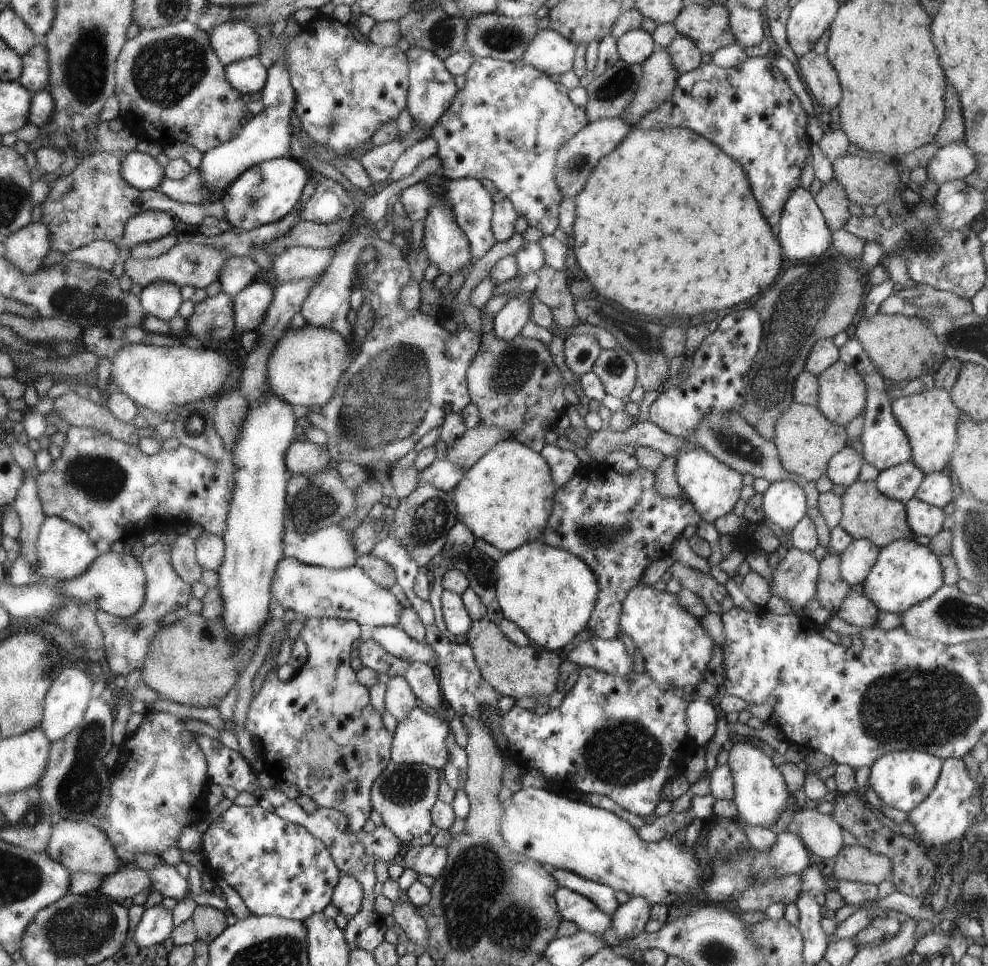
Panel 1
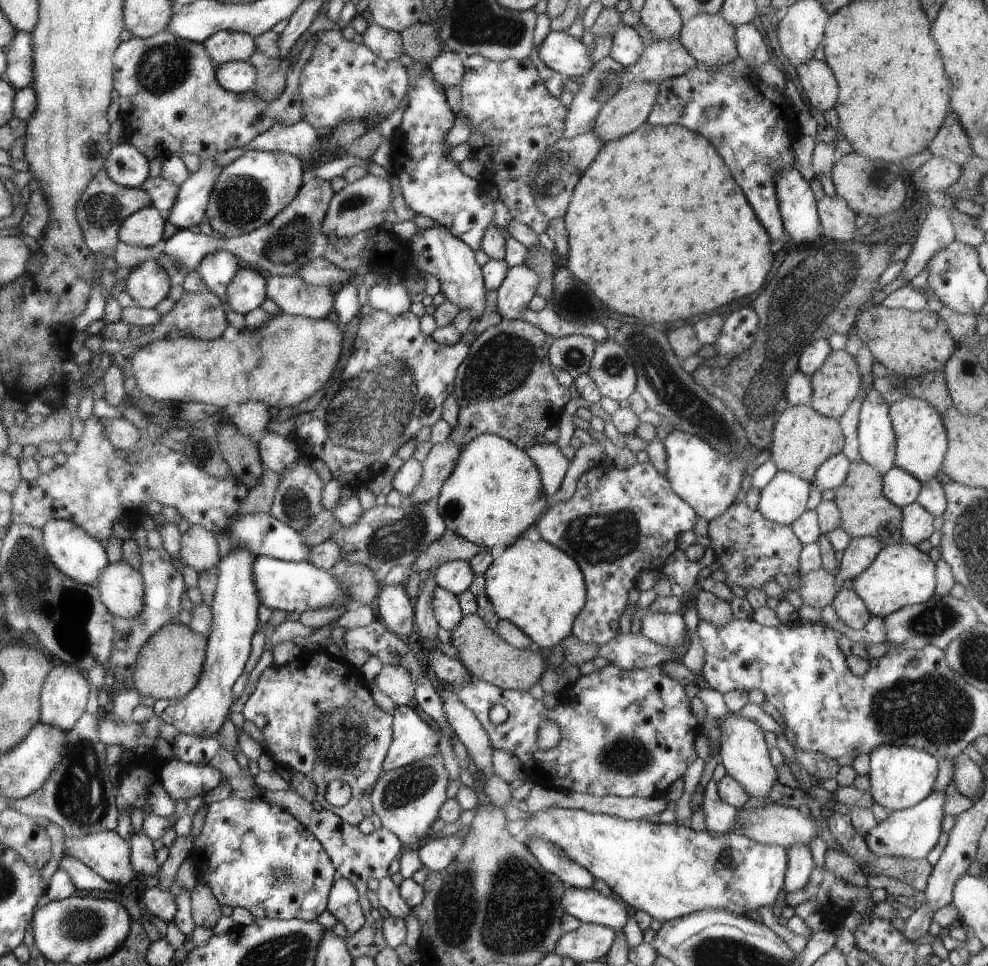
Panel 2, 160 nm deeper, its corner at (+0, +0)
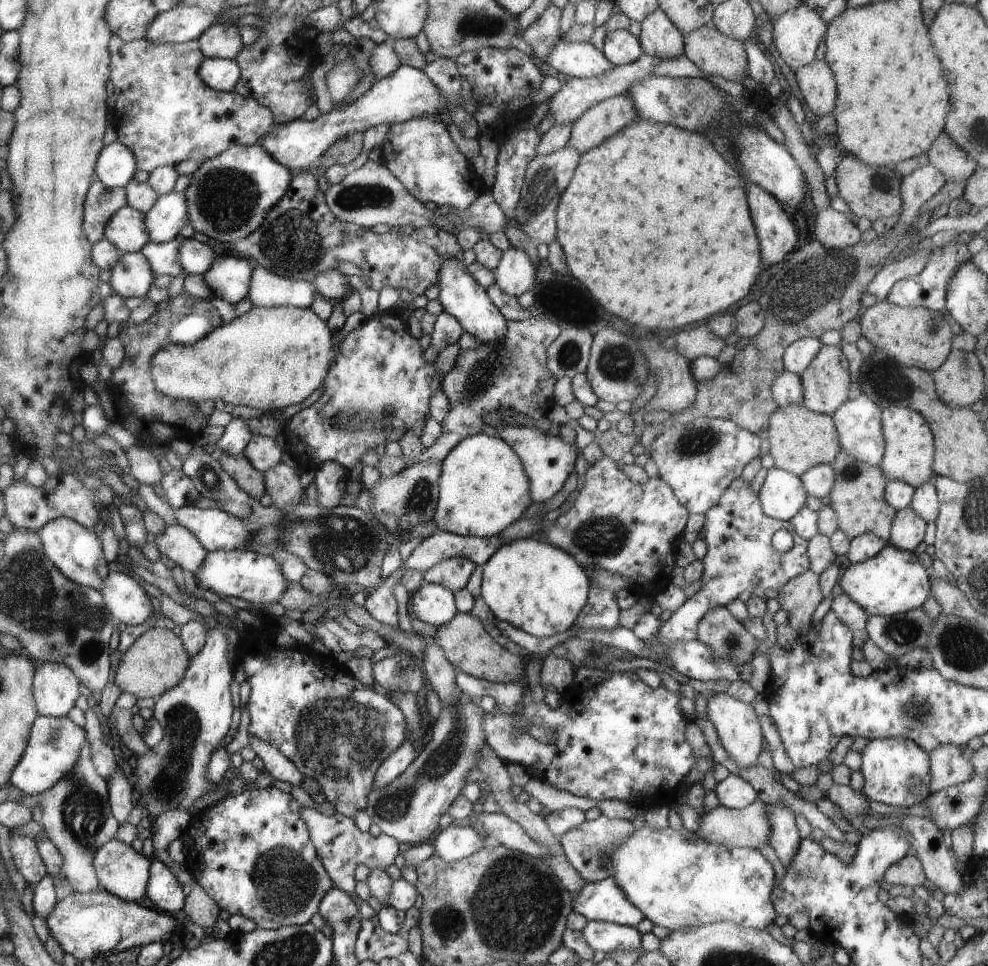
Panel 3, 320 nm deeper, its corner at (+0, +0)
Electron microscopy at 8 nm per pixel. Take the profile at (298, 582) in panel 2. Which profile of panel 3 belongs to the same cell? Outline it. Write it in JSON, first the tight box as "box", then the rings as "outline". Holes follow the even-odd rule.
{"box":[193,549,292,603],"outline":[[[244,549],[209,551],[200,568],[193,574],[196,586],[221,597],[234,596],[251,603],[272,603],[292,583],[282,574],[281,566],[270,555],[259,555]]]}

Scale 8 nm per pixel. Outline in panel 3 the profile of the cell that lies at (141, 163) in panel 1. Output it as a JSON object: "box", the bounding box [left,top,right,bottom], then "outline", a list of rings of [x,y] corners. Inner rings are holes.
{"box":[96,140,137,187],"outline":[[[116,140],[98,155],[96,180],[107,187],[125,187],[136,169],[137,162],[131,150]]]}

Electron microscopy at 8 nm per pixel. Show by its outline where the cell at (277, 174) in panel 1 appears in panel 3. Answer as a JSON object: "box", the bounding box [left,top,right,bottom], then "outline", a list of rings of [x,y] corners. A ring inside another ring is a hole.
{"box":[184,144,292,244],"outline":[[[258,144],[230,146],[216,157],[203,161],[193,172],[193,179],[184,191],[188,201],[188,224],[190,223],[195,233],[200,232],[200,234],[204,234],[212,240],[224,242],[224,244],[236,243],[236,240],[248,237],[249,234],[262,228],[269,210],[278,206],[281,198],[289,192],[292,174],[288,172],[288,169]]]}

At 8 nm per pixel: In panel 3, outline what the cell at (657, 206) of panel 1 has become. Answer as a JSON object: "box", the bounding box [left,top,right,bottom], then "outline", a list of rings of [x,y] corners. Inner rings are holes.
{"box":[556,117,763,333],"outline":[[[640,117],[634,118],[620,132],[604,139],[602,144],[587,150],[579,160],[573,177],[563,190],[556,209],[556,240],[563,248],[569,274],[581,282],[606,312],[628,320],[630,324],[648,328],[654,333],[660,330],[674,330],[684,326],[702,324],[718,313],[730,311],[744,298],[763,269],[759,242],[752,226],[751,212],[745,182],[741,174],[713,145],[705,132],[694,132],[664,123],[653,123]]]}

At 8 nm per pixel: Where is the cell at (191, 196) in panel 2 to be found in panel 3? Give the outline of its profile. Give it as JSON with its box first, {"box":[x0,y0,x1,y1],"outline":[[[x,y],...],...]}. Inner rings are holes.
{"box":[145,191,189,243],"outline":[[[170,191],[167,195],[162,195],[157,198],[157,201],[152,205],[151,209],[145,212],[145,229],[149,234],[149,242],[153,243],[167,243],[176,238],[180,232],[180,229],[184,224],[189,222],[188,201],[185,197],[185,192],[177,193]]]}

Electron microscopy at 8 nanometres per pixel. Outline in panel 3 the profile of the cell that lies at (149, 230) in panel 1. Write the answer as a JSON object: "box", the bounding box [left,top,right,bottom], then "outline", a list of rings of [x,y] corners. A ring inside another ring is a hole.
{"box":[103,205,149,252],"outline":[[[128,205],[119,208],[106,223],[103,238],[120,252],[140,252],[149,242],[145,229],[145,214]]]}

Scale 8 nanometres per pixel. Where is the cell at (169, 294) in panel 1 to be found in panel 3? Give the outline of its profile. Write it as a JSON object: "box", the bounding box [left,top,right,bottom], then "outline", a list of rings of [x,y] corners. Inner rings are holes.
{"box":[108,252,155,299],"outline":[[[141,252],[123,253],[110,272],[108,283],[112,292],[122,298],[141,296],[145,299],[155,276],[150,263]]]}

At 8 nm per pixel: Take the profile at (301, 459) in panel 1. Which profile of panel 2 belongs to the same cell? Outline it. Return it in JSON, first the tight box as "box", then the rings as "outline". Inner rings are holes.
{"box":[258,433,297,473],"outline":[[[268,433],[258,442],[262,464],[266,469],[281,473],[297,459],[297,445],[292,439],[280,434]]]}

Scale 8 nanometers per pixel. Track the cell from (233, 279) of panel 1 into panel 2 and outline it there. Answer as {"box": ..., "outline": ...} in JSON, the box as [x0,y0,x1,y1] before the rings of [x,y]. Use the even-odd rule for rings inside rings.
{"box":[196,250,240,299],"outline":[[[217,250],[207,254],[199,263],[196,272],[206,288],[221,299],[225,298],[227,284],[240,269],[238,259],[229,252]]]}

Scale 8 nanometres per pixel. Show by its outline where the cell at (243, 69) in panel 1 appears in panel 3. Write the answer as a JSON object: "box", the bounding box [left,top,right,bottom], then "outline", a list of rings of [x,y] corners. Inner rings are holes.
{"box":[200,57,241,91],"outline":[[[205,57],[200,77],[212,90],[234,91],[241,80],[241,67],[234,59]]]}

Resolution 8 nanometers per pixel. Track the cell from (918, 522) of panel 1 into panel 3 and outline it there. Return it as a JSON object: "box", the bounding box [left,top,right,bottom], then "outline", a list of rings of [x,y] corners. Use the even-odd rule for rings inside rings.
{"box":[888,506,927,554],"outline":[[[909,506],[894,515],[888,544],[900,551],[914,554],[916,547],[924,538],[927,522]]]}

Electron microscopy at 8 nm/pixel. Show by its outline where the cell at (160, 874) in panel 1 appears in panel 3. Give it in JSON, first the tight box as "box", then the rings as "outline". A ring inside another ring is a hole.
{"box":[106,762,137,825],"outline":[[[120,762],[118,766],[118,769],[106,779],[106,784],[109,787],[109,805],[114,818],[117,818],[121,825],[126,825],[128,824],[126,820],[130,816],[132,808],[137,805],[134,802],[134,794],[132,794],[133,788],[120,768]]]}

